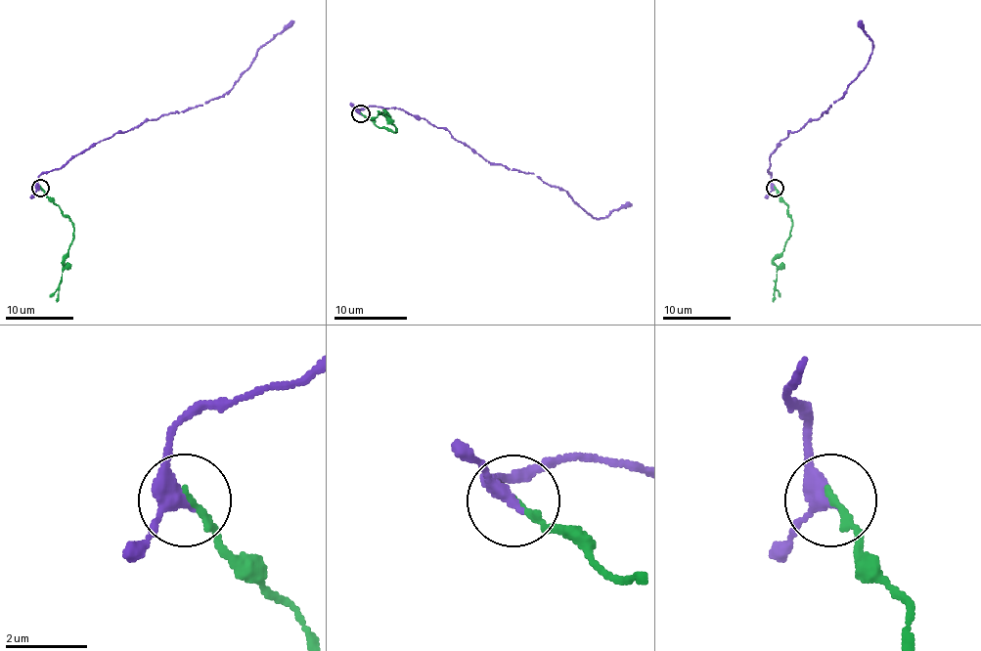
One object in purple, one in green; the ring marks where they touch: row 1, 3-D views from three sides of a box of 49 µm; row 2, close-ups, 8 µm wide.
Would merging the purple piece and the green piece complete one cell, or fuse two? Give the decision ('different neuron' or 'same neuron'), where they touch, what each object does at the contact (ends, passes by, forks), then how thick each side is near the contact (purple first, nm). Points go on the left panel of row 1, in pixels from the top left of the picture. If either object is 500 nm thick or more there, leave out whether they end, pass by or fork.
same neuron; place (40, 188); purple passes by; green ends; calibres 320 and 170 nm

